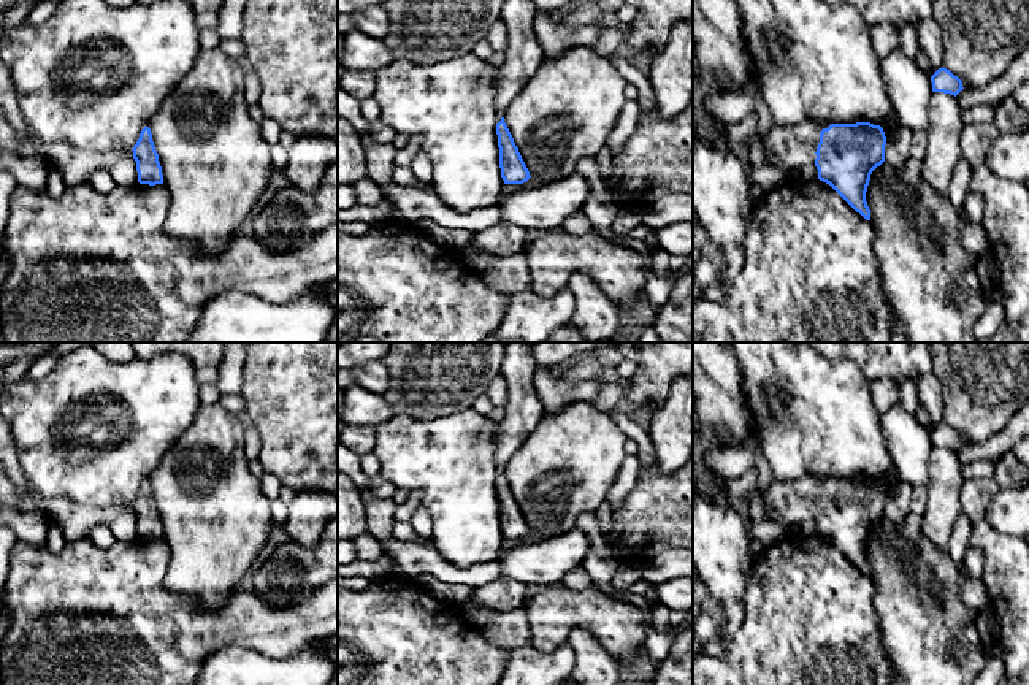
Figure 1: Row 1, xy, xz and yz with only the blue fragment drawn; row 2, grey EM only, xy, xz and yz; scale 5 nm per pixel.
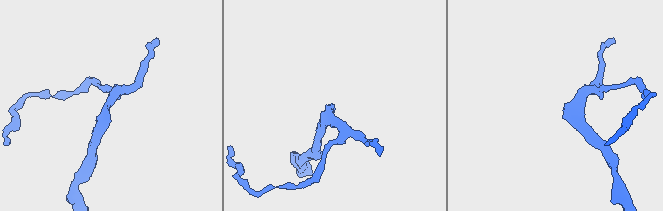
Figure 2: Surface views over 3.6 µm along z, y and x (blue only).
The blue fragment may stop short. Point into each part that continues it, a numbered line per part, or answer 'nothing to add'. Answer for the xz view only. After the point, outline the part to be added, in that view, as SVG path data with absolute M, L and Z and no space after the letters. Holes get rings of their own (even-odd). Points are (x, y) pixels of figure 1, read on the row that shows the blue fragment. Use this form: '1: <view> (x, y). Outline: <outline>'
1: xz (524, 54). Outline: M504 0L503 3L501 21L506 25L506 49L496 81L495 109L498 122L544 60L542 48L533 29L534 16L533 0Z

